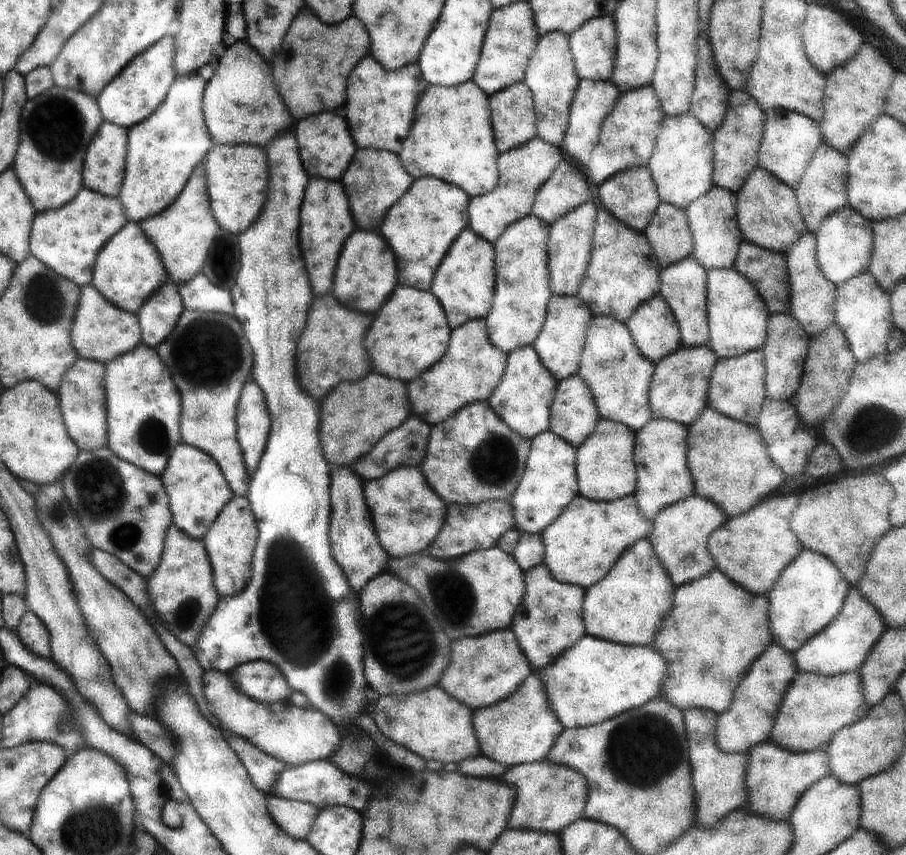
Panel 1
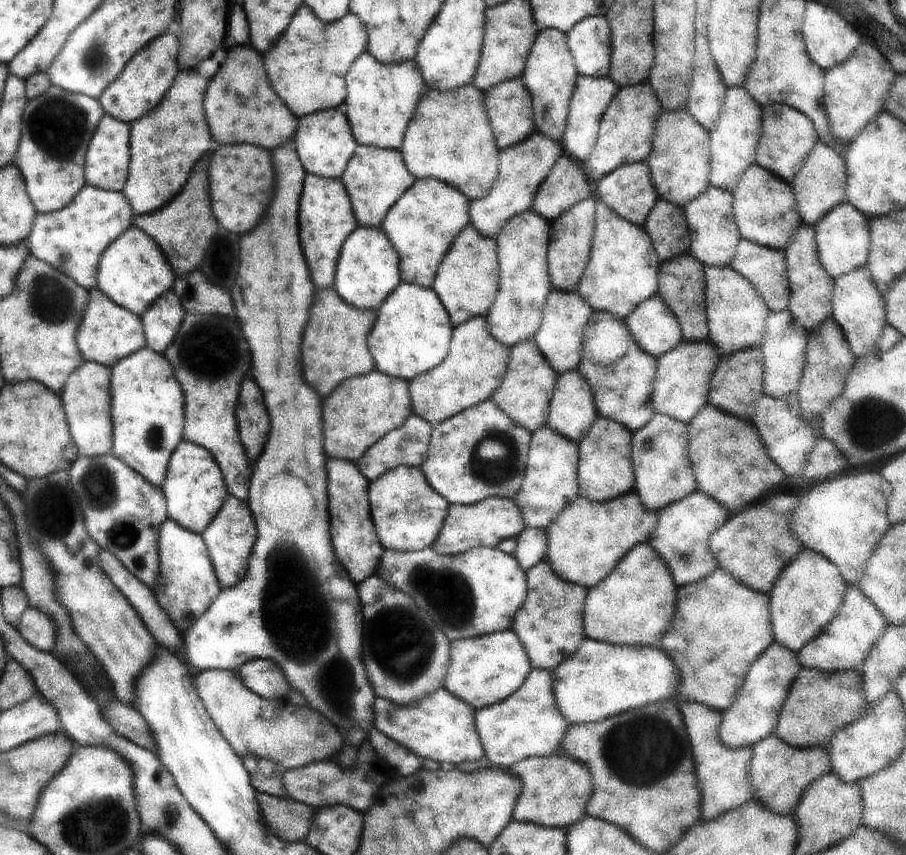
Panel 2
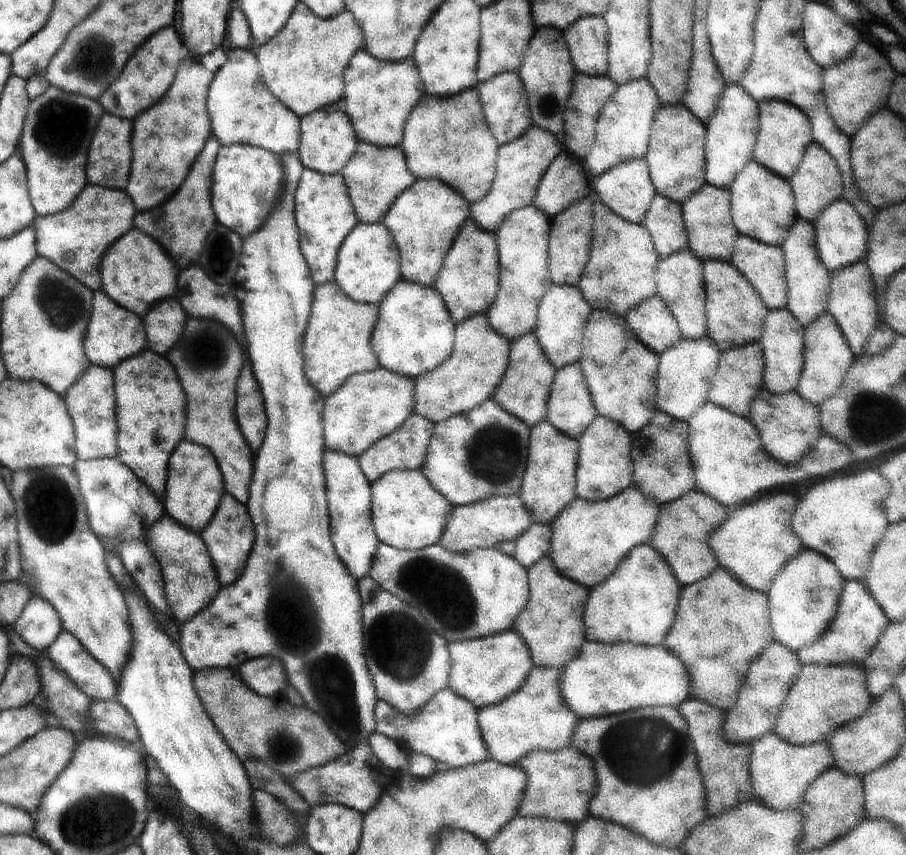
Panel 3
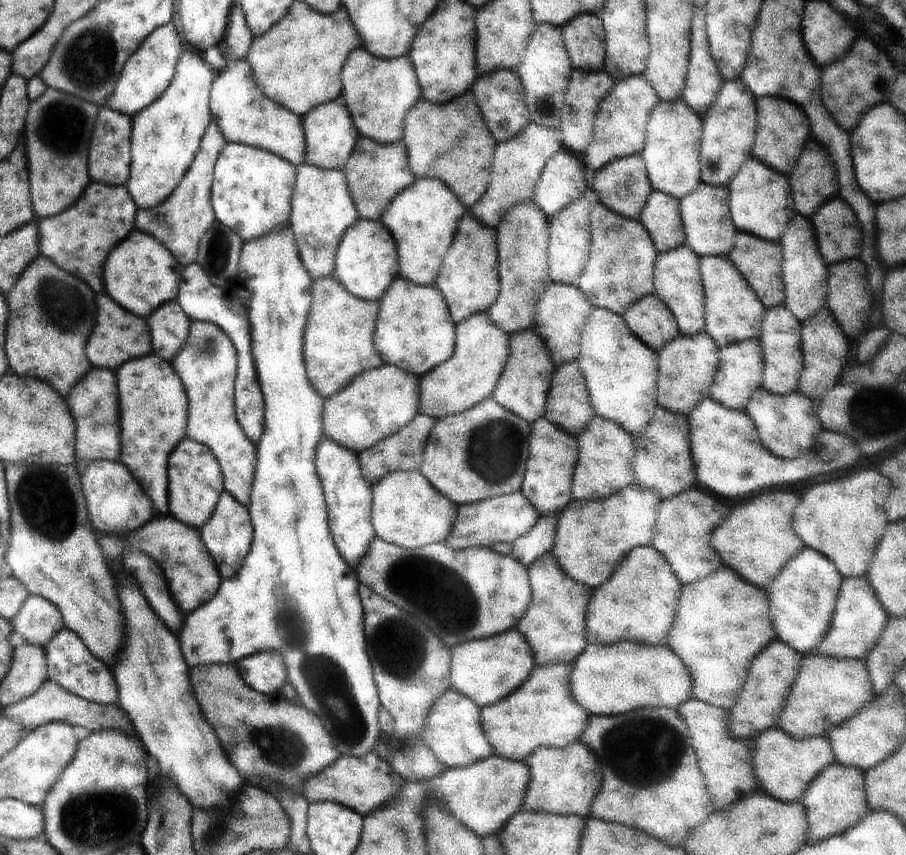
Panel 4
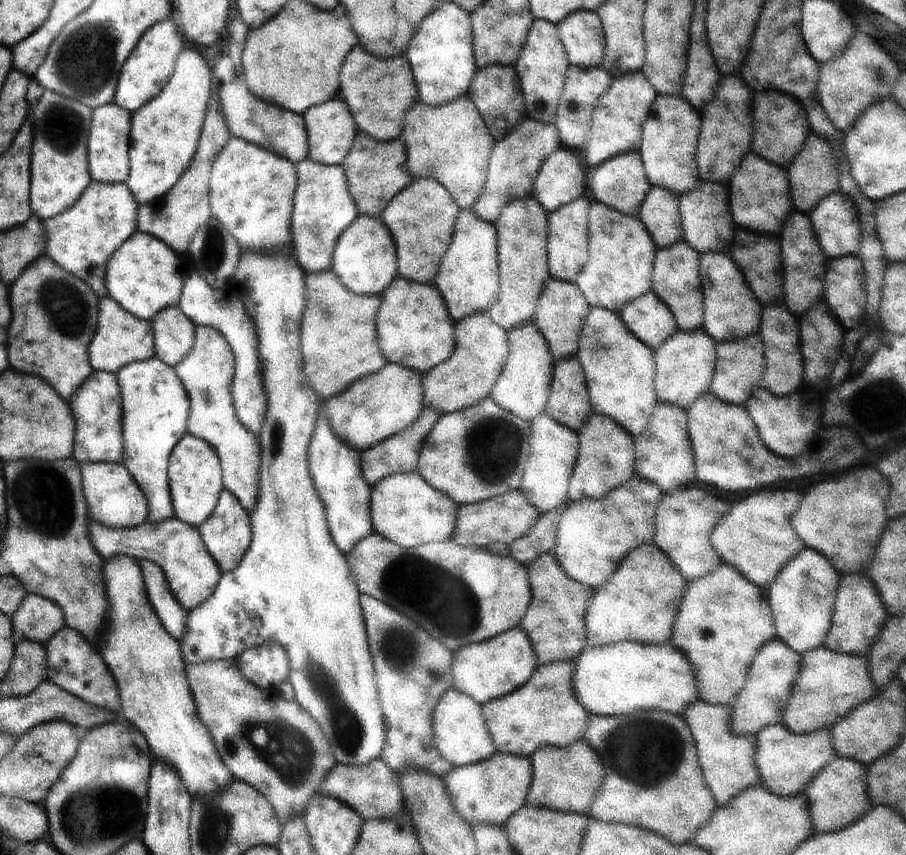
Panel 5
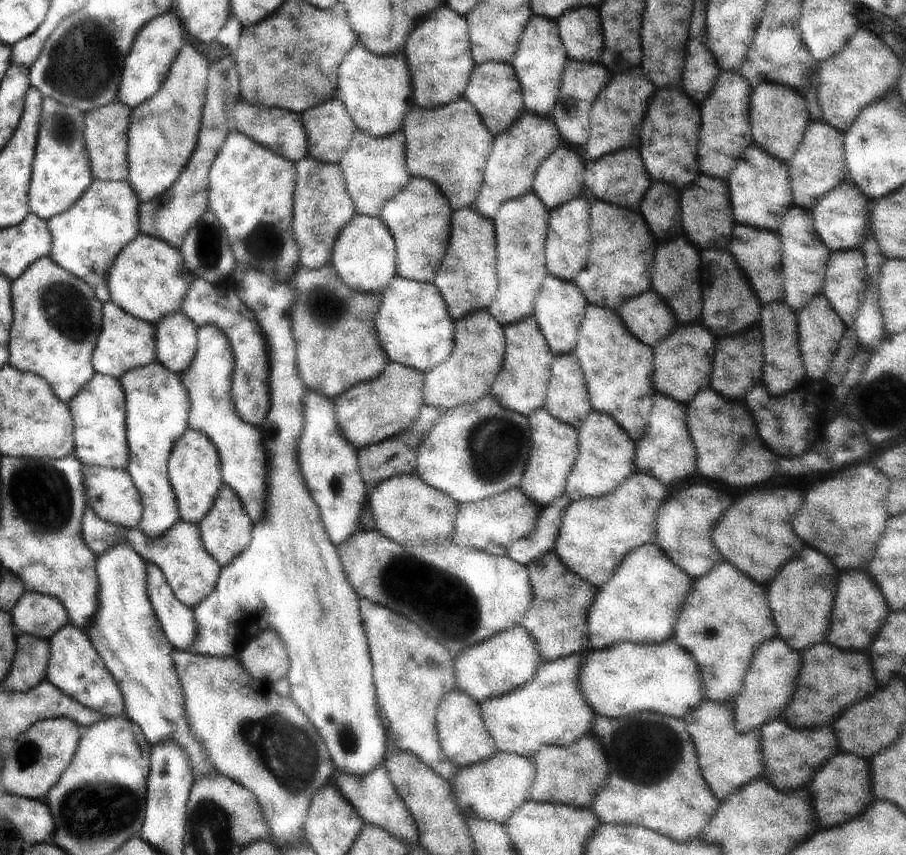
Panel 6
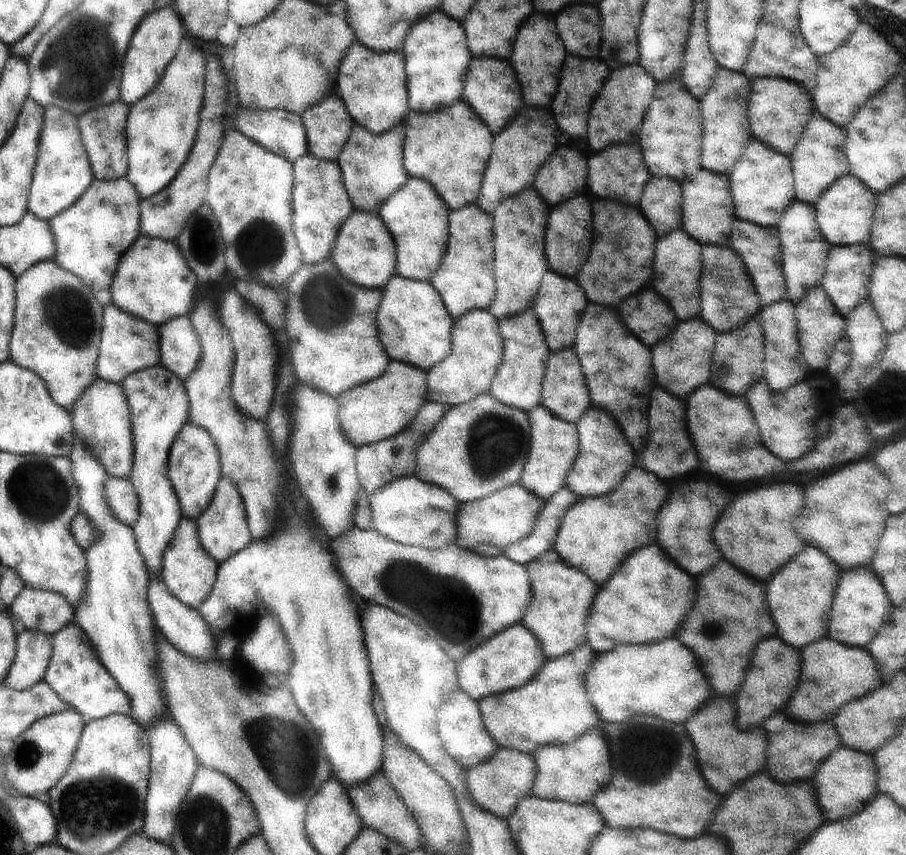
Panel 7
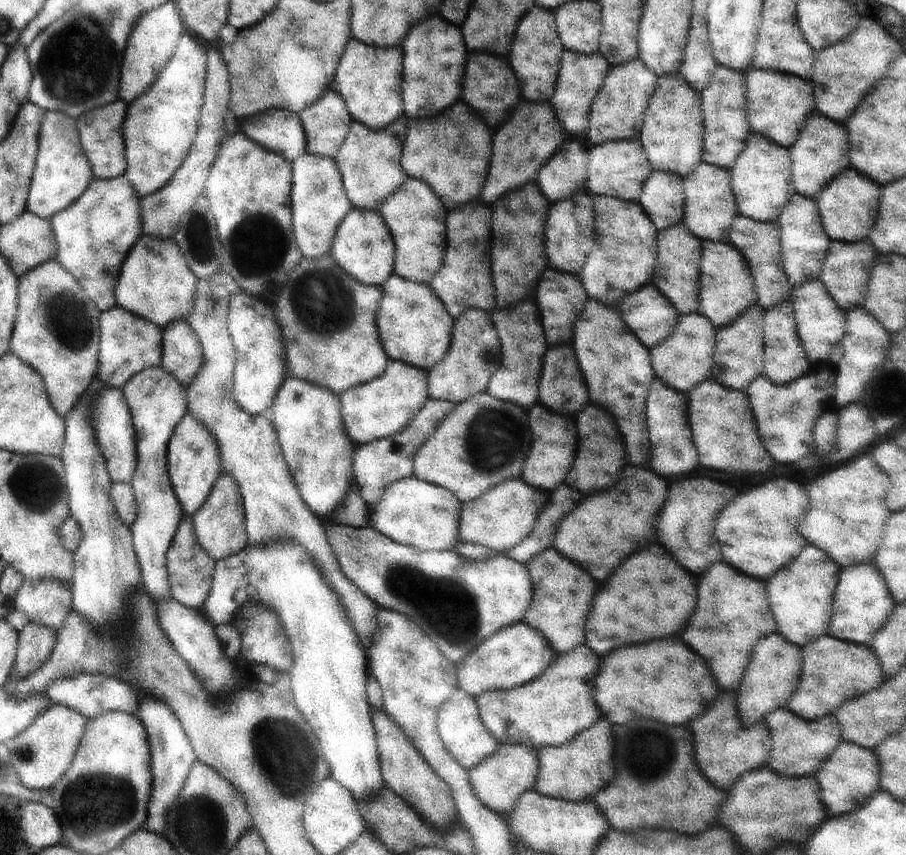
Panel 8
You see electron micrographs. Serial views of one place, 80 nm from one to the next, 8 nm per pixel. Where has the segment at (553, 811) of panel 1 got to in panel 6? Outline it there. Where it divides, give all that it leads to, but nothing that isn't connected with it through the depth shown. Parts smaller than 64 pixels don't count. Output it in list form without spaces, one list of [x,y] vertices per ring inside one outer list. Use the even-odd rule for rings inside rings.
[[[590,734],[582,737],[576,744],[569,747],[542,745],[532,756],[536,770],[536,780],[528,800],[551,804],[562,804],[579,808],[591,808],[594,794],[598,788],[606,786],[608,782],[608,764],[600,750],[600,740],[592,738]],[[592,786],[592,798],[590,798]]]

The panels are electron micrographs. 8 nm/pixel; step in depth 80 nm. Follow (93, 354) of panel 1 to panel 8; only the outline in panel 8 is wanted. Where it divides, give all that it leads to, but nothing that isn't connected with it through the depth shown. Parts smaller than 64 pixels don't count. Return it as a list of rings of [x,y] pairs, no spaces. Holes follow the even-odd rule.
[[[118,305],[103,311],[101,329],[103,339],[99,372],[110,387],[123,389],[143,370],[162,366],[162,328],[150,319],[135,315]]]

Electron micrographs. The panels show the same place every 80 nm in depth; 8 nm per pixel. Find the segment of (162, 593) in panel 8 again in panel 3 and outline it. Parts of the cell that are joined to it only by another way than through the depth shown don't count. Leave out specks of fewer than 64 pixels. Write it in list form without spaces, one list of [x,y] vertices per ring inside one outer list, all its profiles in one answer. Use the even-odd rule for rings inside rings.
[[[151,348],[115,369],[119,420],[119,457],[163,498],[168,461],[187,426],[186,398],[173,363]]]

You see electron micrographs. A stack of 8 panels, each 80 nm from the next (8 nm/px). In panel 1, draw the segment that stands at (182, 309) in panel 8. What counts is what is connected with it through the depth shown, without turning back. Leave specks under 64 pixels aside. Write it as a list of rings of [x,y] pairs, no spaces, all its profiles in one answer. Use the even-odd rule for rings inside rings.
[[[128,221],[125,228],[99,254],[93,285],[110,302],[138,314],[164,281],[168,281],[168,271],[157,247],[140,223]]]

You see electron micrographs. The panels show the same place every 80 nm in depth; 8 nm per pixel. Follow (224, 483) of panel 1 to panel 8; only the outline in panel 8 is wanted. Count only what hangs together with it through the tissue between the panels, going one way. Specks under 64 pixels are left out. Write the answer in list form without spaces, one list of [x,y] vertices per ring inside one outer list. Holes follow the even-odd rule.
[[[191,414],[182,417],[172,433],[167,448],[167,469],[184,514],[191,517],[208,501],[216,479],[227,473],[222,466],[217,436]]]

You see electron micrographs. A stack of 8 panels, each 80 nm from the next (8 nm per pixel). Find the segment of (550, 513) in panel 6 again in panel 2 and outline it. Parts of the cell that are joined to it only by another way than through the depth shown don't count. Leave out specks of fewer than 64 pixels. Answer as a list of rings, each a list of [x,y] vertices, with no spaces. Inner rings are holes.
[[[526,527],[517,538],[517,547],[514,555],[520,565],[526,569],[546,560],[547,538],[545,529]]]

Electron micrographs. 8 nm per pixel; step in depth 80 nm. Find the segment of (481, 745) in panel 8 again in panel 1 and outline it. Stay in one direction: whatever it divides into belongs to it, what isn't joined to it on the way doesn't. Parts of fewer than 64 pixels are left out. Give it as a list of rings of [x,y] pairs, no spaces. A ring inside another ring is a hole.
[[[439,685],[407,695],[379,695],[370,713],[386,738],[405,746],[426,761],[459,764],[481,752],[473,729],[473,710],[458,702]]]

